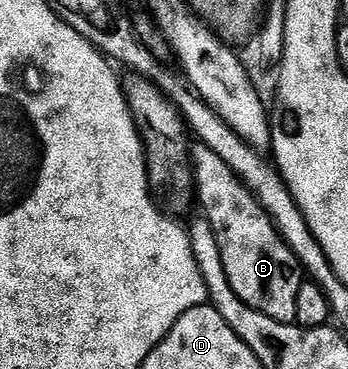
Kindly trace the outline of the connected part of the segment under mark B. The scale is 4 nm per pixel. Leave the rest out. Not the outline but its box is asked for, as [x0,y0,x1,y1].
[194,153,306,323]

